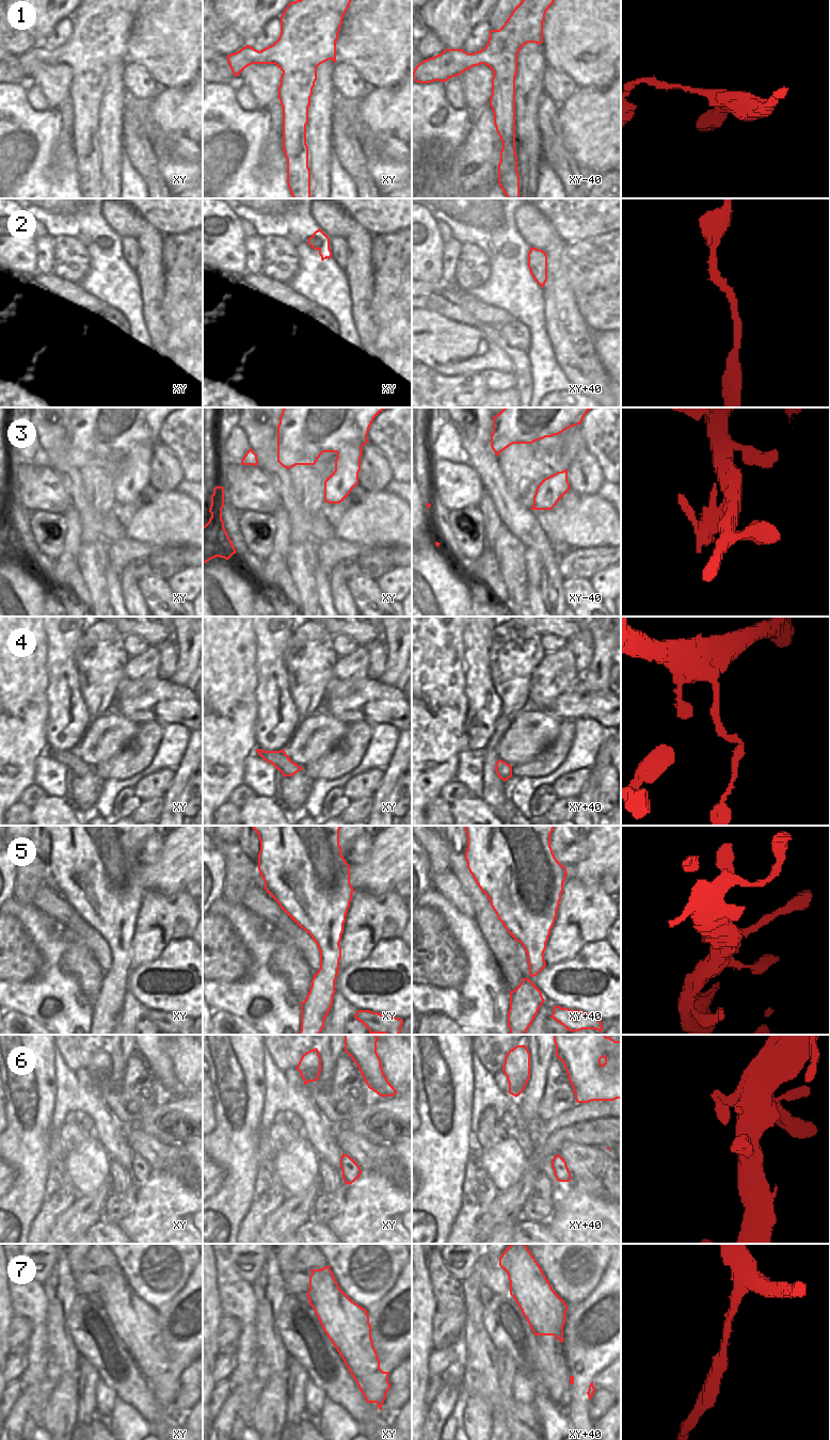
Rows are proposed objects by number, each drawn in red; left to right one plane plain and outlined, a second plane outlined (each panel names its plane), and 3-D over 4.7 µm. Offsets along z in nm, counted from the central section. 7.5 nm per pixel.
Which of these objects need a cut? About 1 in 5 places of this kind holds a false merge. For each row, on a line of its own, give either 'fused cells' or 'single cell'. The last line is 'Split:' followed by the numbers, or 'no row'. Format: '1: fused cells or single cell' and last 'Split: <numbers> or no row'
1: single cell
2: single cell
3: single cell
4: fused cells
5: fused cells
6: single cell
7: single cell
Split: 4, 5

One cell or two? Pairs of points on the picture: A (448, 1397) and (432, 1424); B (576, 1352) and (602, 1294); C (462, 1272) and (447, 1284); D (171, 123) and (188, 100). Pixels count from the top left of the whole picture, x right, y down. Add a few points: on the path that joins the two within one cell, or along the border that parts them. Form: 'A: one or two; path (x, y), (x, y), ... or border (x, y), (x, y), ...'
A: one; path (444, 1404), (435, 1418)
B: one; path (576, 1337), (574, 1326), (587, 1307)
C: two; border (441, 1257), (445, 1266), (462, 1282)
D: one; path (176, 117), (188, 106)

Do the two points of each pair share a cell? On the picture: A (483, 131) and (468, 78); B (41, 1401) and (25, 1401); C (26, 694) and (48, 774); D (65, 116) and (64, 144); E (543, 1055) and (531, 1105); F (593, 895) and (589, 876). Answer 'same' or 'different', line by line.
A: different
B: different
C: different
D: same
E: same
F: different

